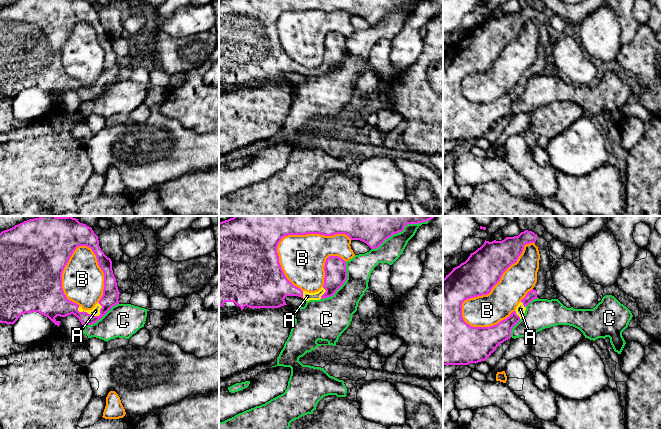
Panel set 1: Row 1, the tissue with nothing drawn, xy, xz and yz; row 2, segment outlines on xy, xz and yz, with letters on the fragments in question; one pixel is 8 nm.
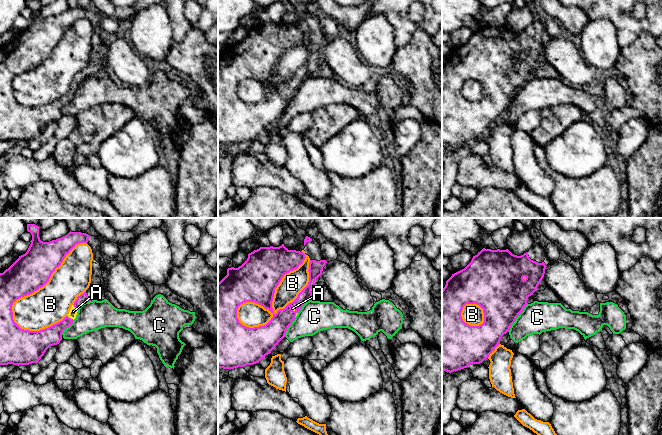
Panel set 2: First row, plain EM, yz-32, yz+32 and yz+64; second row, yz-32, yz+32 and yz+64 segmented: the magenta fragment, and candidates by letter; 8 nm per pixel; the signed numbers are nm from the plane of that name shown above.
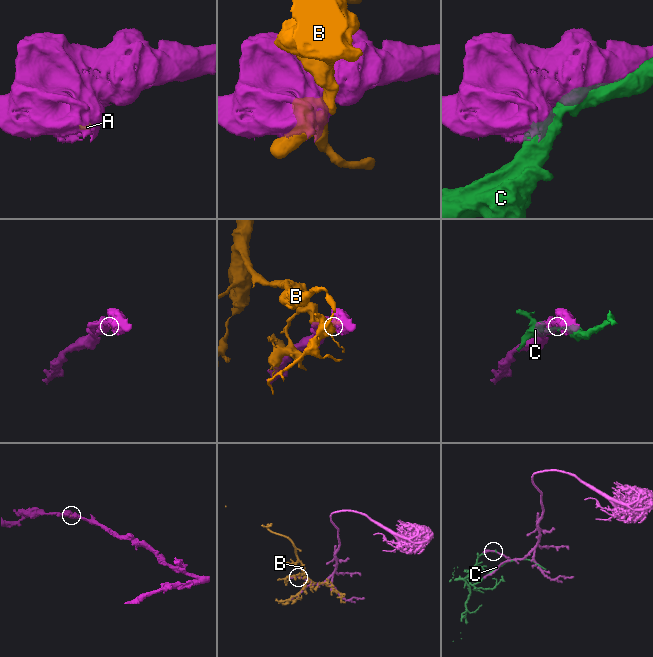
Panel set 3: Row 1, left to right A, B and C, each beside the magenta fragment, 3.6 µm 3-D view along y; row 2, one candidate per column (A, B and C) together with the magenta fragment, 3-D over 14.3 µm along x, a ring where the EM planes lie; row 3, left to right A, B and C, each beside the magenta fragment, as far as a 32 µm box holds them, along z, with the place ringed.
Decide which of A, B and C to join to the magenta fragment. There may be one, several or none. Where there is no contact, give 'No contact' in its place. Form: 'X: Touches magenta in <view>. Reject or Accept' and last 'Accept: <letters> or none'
A: Touches magenta in xy. Accept
B: Touches magenta in yz. Reject
C: Touches magenta in xz. Reject
Accept: A

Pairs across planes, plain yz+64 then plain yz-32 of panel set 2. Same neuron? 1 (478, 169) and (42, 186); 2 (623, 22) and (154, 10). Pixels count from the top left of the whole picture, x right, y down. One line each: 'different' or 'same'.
1: different
2: different

